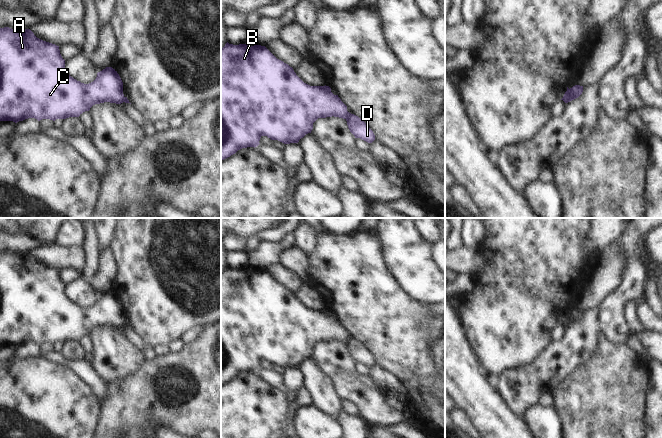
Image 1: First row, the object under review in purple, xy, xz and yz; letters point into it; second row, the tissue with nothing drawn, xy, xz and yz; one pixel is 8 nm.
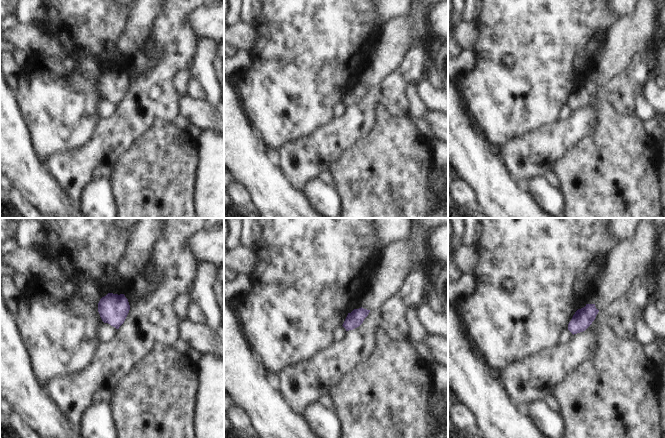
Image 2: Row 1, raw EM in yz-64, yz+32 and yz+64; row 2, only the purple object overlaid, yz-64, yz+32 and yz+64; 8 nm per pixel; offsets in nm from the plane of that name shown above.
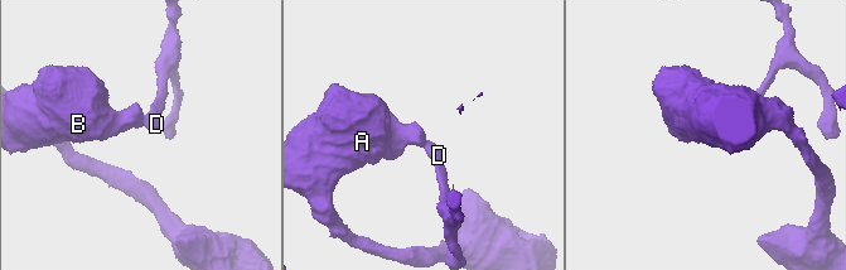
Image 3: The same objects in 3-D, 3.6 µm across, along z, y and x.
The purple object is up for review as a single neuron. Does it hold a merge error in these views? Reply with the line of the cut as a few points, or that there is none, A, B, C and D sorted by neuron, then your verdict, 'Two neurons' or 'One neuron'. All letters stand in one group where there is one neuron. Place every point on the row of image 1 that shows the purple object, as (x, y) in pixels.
Split along xz (348, 112), (344, 118). Groups: A B C / D. Two neurons

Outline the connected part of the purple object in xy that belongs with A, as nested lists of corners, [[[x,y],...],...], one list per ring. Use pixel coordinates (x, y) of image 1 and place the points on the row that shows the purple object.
[[[0,28],[0,121],[17,123],[28,118],[55,121],[79,117],[83,112],[89,111],[93,105],[104,102],[116,104],[124,102],[123,82],[115,69],[106,67],[97,73],[93,82],[81,83],[65,70],[65,60],[60,54],[59,46],[37,38],[30,29]]]

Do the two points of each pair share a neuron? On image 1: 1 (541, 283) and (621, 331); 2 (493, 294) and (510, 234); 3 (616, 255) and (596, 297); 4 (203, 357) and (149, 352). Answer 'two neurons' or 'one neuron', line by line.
1: two neurons
2: one neuron
3: one neuron
4: two neurons

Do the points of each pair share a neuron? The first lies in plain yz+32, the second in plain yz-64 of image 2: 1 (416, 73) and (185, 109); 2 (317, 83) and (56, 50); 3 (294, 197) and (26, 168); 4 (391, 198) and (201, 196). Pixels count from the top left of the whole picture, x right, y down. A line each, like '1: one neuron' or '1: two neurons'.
1: two neurons
2: two neurons
3: one neuron
4: two neurons

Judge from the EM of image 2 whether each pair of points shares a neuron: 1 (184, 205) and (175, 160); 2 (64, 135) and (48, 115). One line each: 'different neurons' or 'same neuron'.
1: same neuron
2: same neuron

